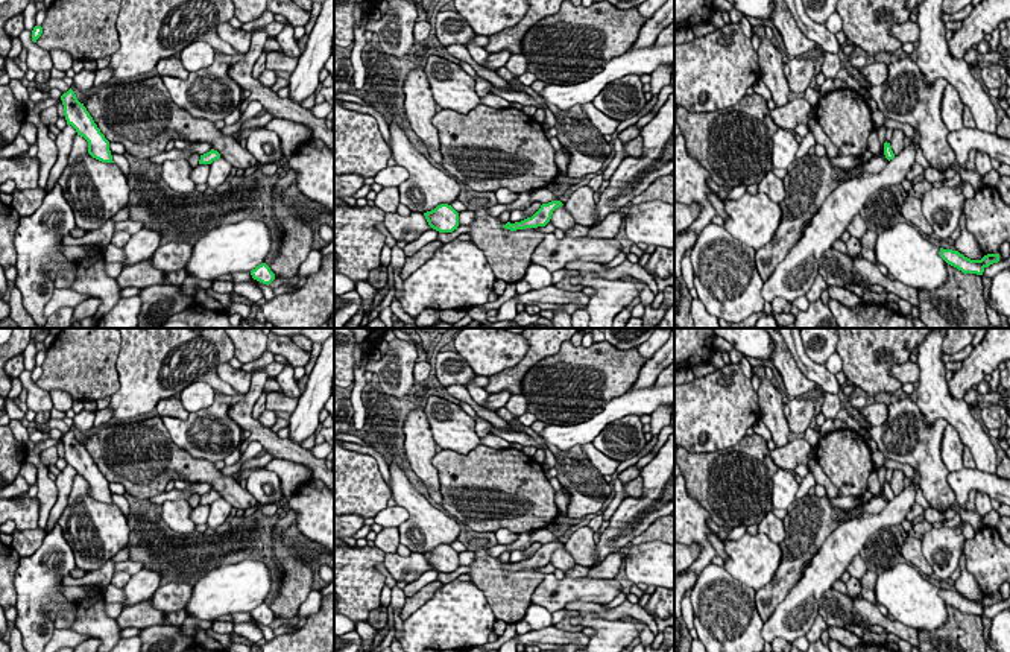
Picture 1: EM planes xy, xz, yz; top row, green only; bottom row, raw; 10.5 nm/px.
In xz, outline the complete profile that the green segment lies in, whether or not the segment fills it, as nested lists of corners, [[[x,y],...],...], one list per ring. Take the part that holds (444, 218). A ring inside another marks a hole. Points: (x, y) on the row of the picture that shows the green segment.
[[[448,204],[424,213],[428,225],[439,233],[453,233],[459,226],[459,213]]]

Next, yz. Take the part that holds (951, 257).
[[[940,248],[940,257],[963,274],[983,275],[984,269],[999,261],[999,254],[987,254],[981,260],[971,260],[958,251]]]

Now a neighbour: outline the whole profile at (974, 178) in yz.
[[[957,163],[948,167],[952,167],[961,176],[961,181],[967,181],[974,187],[975,193],[981,191],[984,184],[981,182],[981,175],[977,170],[963,170]]]

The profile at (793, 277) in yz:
[[[919,132],[908,147],[887,163],[879,173],[863,173],[860,178],[841,182],[822,204],[802,239],[790,249],[775,272],[764,281],[761,296],[765,302],[784,298],[793,302],[805,296],[820,274],[826,249],[841,239],[852,219],[860,214],[866,201],[879,188],[898,185],[907,178],[916,163]]]

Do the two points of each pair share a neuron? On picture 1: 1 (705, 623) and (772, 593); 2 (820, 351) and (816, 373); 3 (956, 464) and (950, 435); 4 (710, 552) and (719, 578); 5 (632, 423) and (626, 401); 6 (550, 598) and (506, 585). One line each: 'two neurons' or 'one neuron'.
1: two neurons
2: two neurons
3: one neuron
4: two neurons
5: two neurons
6: two neurons

